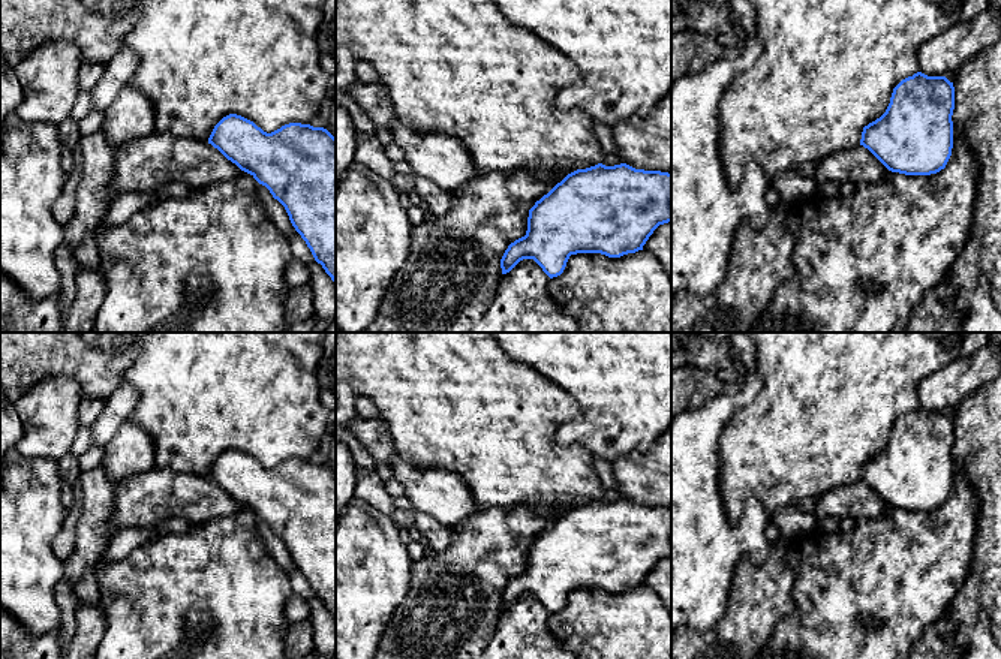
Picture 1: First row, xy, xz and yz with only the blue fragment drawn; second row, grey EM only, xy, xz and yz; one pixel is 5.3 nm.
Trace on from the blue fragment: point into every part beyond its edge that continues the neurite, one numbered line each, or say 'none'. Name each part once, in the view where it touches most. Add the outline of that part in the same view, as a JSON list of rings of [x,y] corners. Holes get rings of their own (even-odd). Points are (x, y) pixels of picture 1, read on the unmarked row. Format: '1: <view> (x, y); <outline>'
none

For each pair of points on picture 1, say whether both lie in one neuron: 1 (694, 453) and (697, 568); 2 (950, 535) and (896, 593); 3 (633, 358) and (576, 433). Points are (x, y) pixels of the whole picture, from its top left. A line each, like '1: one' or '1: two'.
1: one
2: one
3: one

